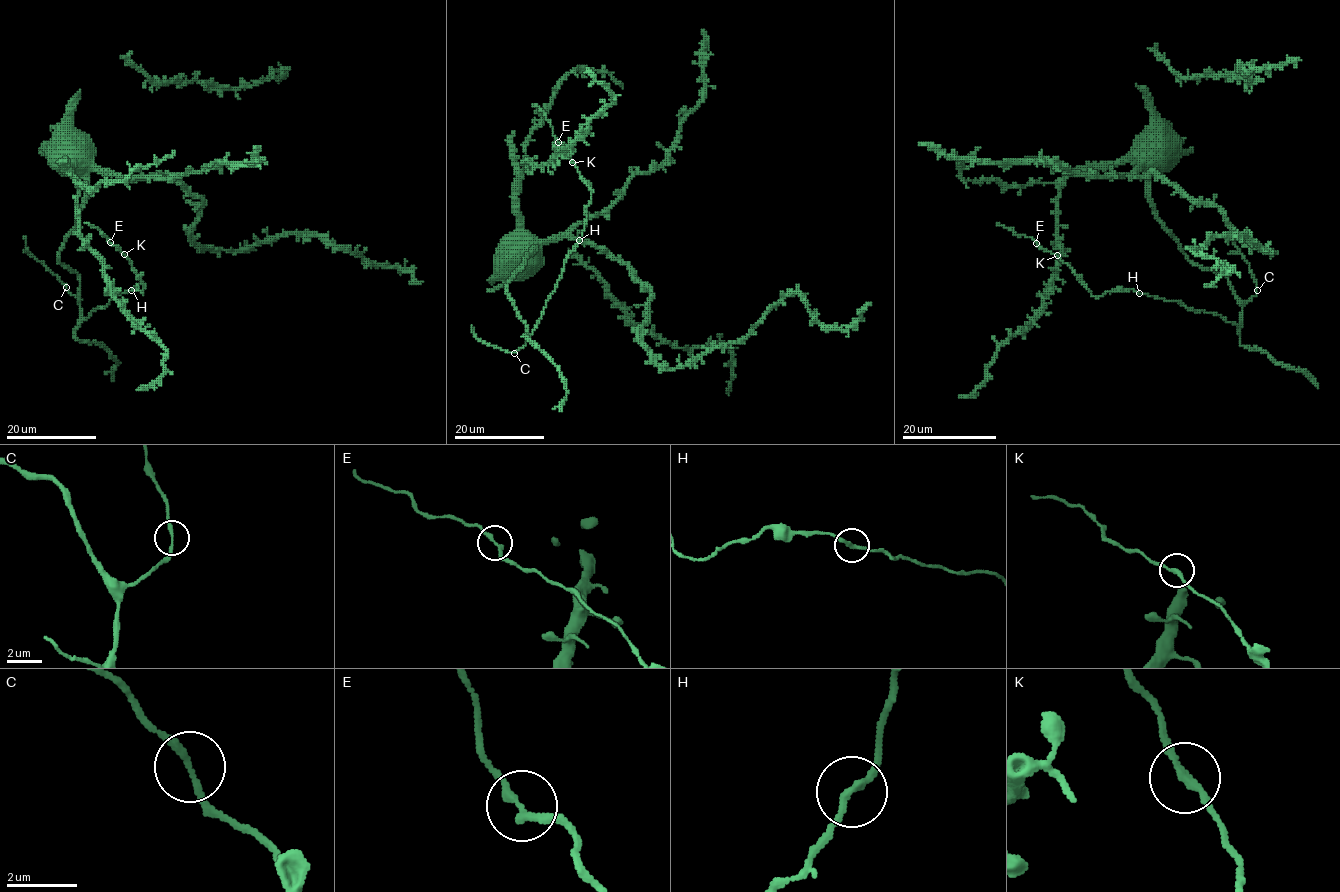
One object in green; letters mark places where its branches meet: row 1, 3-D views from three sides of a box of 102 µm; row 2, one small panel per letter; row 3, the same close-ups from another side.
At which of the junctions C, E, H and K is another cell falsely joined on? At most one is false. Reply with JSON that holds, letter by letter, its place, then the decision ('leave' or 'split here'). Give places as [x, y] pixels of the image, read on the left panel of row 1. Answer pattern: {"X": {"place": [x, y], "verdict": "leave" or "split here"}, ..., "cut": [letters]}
{"C": {"place": [66, 287], "verdict": "leave"}, "E": {"place": [110, 242], "verdict": "leave"}, "H": {"place": [131, 290], "verdict": "leave"}, "K": {"place": [124, 254], "verdict": "leave"}, "cut": []}

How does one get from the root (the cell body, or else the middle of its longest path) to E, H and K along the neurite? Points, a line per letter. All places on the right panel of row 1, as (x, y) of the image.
E: (1155, 144), (1149, 202), (1191, 261), (1227, 278), (1242, 307), (1238, 324), (1132, 290), (1094, 297), (1036, 242)
H: (1155, 144), (1149, 202), (1157, 218), (1191, 261), (1227, 278), (1240, 321), (1139, 293)
K: (1155, 144), (1149, 202), (1157, 218), (1191, 261), (1227, 278), (1240, 321), (1132, 290), (1094, 297), (1057, 255)

